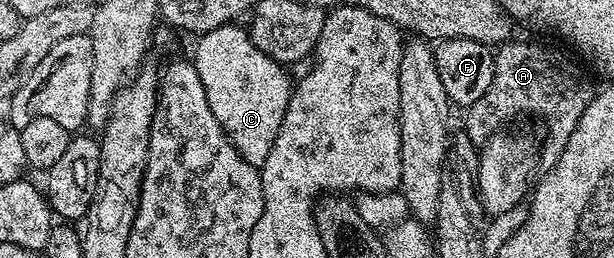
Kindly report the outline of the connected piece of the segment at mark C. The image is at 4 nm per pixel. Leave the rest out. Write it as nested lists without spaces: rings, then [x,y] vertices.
[[[237,23],[220,25],[218,29],[200,34],[196,38],[197,50],[191,54],[191,60],[199,71],[203,91],[207,91],[207,103],[211,107],[211,115],[219,119],[219,127],[223,127],[229,142],[236,147],[239,155],[247,159],[247,163],[260,167],[275,143],[275,135],[279,135],[279,127],[289,106],[291,78],[286,66],[263,55],[263,51],[259,51],[259,47],[255,47],[255,43],[249,38],[248,32],[239,26]]]

